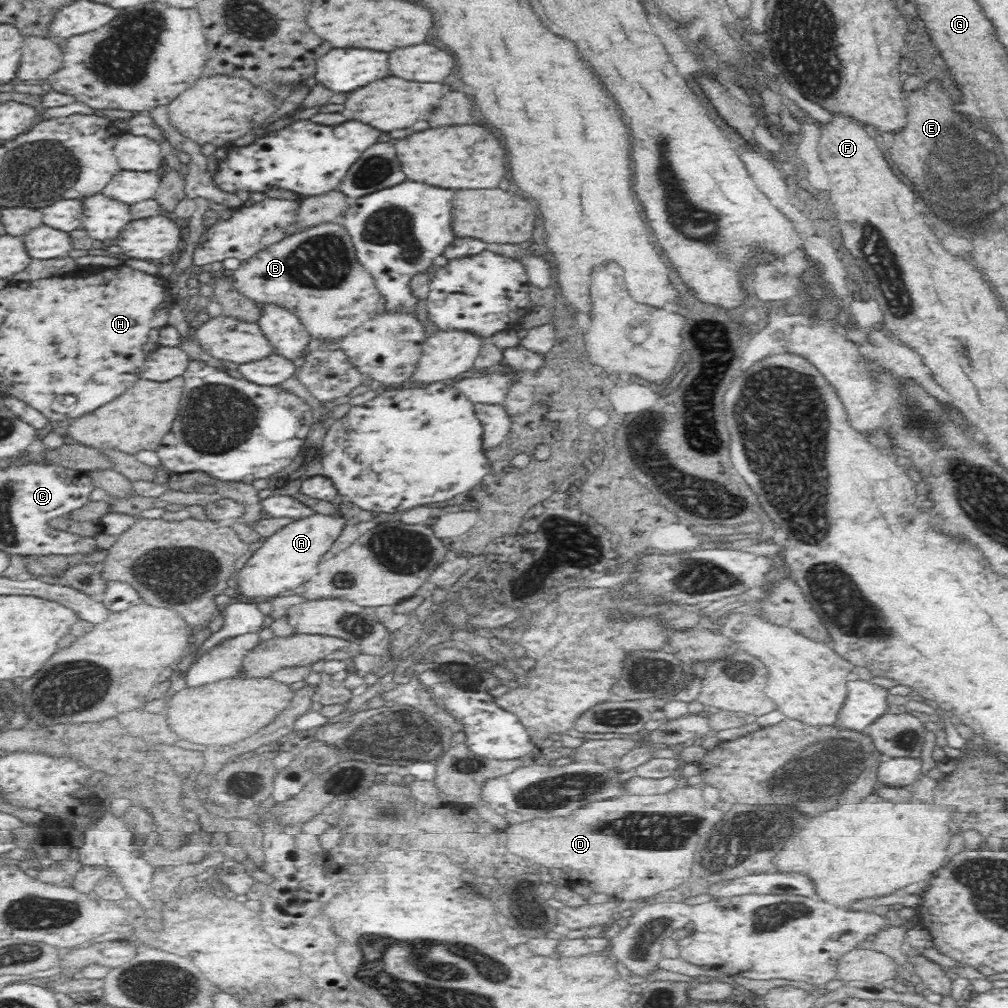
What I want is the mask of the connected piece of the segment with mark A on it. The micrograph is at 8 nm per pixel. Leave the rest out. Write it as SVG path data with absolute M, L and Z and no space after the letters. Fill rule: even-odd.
M314 514L305 519L292 521L272 536L264 538L261 546L244 564L244 568L232 576L238 582L237 588L240 592L236 598L256 603L270 601L288 590L299 589L301 584L314 576L318 564L323 561L323 556L329 551L332 542L340 536L342 528L342 518Z

